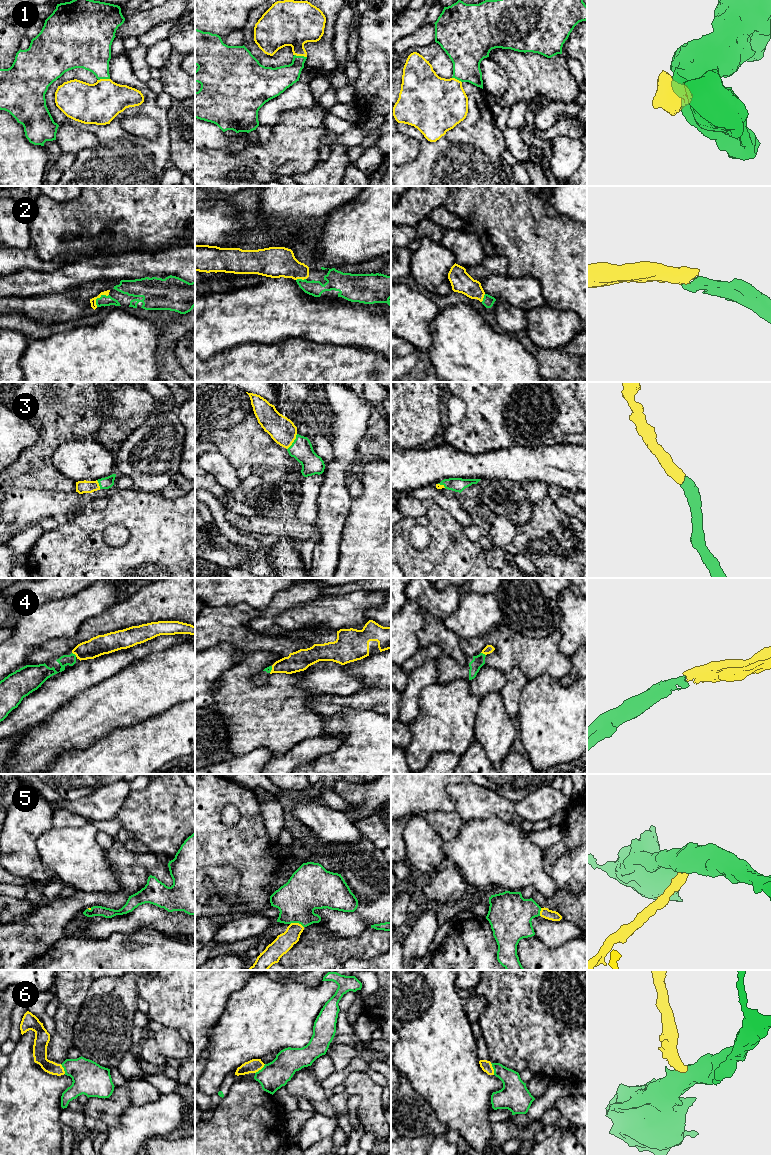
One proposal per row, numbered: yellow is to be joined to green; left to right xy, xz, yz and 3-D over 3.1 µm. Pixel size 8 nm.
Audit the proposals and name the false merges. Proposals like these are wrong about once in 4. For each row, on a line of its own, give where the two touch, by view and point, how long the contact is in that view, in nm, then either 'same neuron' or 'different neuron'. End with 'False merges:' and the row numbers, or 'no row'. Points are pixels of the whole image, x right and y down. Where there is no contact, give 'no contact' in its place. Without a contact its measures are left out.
1: xz (300, 56) | 110 nm | same neuron
2: xy (98, 298) | 140 nm | same neuron
3: xz (293, 442) | 150 nm | same neuron
4: xy (74, 654) | 50 nm | same neuron
5: xz (297, 922) | 120 nm | same neuron
6: yz (493, 1068) | 100 nm | same neuron
False merges: no row

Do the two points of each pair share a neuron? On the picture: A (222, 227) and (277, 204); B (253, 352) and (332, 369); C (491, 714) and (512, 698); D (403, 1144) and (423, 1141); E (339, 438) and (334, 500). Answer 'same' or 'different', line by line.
A: different
B: same
C: different
D: same
E: same

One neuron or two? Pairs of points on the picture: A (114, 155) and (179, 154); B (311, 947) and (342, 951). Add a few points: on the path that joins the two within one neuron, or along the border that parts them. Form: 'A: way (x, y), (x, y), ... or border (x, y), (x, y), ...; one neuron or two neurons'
A: border (168, 131), (170, 139), (170, 164); two neurons
B: way (319, 951), (334, 951); one neuron

